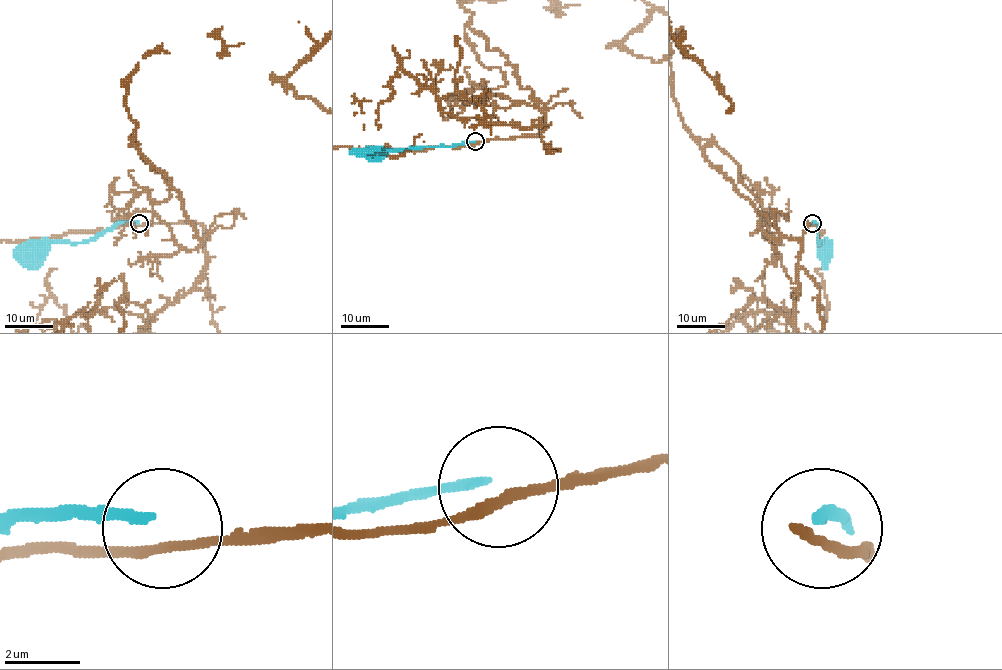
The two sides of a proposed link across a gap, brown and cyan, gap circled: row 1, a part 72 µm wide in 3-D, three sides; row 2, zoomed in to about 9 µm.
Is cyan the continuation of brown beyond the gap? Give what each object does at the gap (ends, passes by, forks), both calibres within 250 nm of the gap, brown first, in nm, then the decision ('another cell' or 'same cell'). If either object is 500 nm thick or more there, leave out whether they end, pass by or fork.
brown passes by; cyan ends; calibres 280 and 260 nm; another cell

